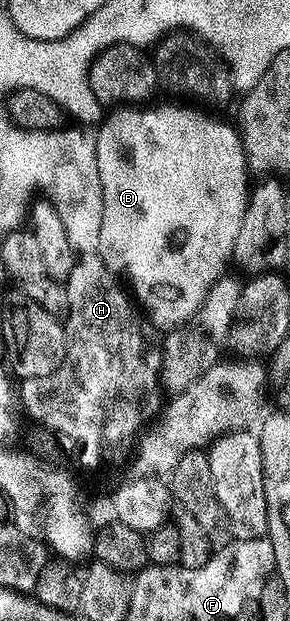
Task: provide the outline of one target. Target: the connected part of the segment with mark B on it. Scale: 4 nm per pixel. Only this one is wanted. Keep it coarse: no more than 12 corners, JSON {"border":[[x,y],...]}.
{"border":[[115,109],[94,138],[96,253],[151,327],[227,273],[237,129]]}

